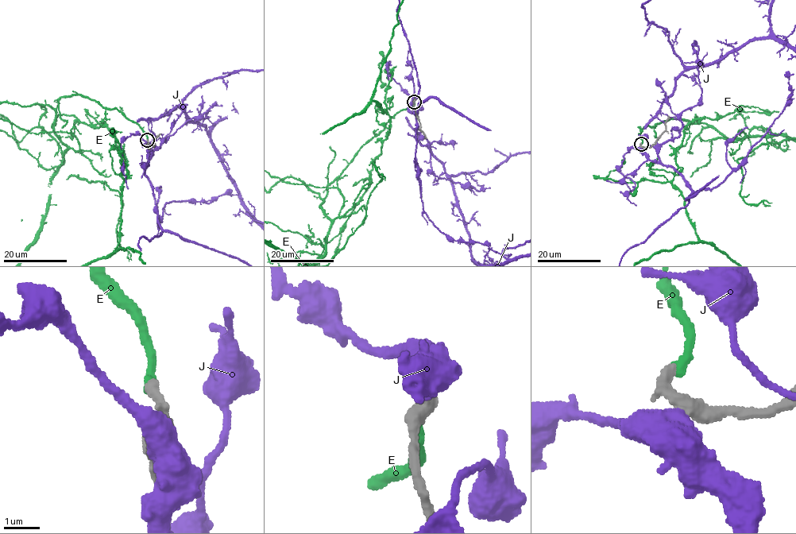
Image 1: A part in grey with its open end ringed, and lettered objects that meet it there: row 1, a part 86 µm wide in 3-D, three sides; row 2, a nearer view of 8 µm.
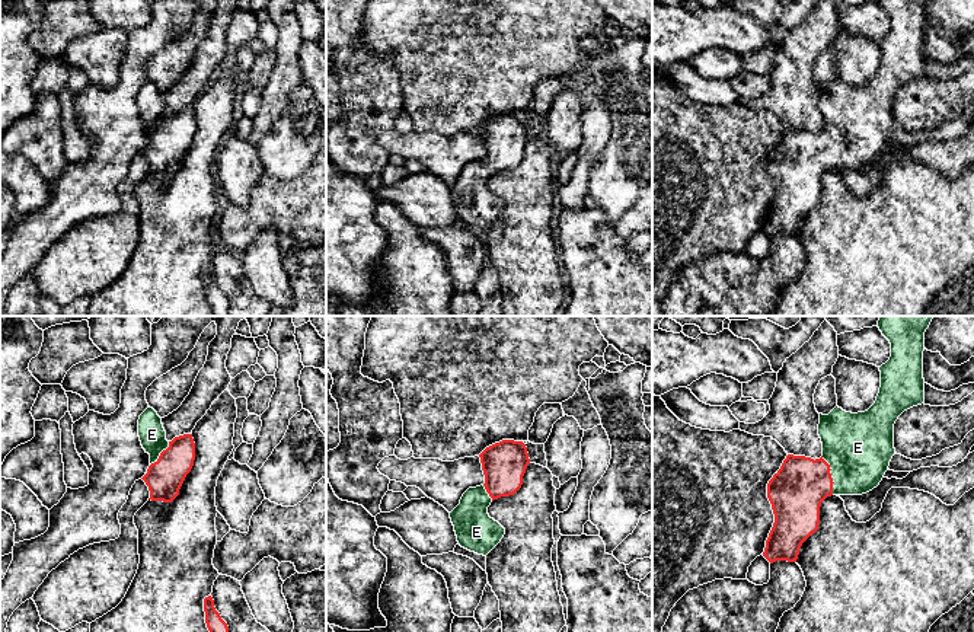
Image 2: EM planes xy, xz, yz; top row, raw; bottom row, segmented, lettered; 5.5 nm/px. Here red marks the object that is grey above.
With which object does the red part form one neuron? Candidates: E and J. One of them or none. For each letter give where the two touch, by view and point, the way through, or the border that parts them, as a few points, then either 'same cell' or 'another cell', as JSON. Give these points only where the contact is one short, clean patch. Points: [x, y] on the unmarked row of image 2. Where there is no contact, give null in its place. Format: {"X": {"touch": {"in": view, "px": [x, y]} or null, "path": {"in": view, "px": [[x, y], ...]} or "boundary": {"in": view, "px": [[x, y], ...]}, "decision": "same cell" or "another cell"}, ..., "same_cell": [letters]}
{"E": {"touch": {"in": "yz", "px": [830, 149]}, "path": {"in": "yz", "px": [[797, 165], [805, 156], [830, 149], [858, 121]]}, "decision": "same cell"}, "J": {"touch": null, "decision": "another cell"}, "same_cell": ["E"]}

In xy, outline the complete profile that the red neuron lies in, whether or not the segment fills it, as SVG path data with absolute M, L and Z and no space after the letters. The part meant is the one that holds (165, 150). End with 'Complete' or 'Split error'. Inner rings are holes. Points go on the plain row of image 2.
M147 82L138 93L138 111L146 127L150 128L150 140L141 151L149 160L149 173L172 176L194 140L192 108L167 115L162 92L153 82Z. Split error

